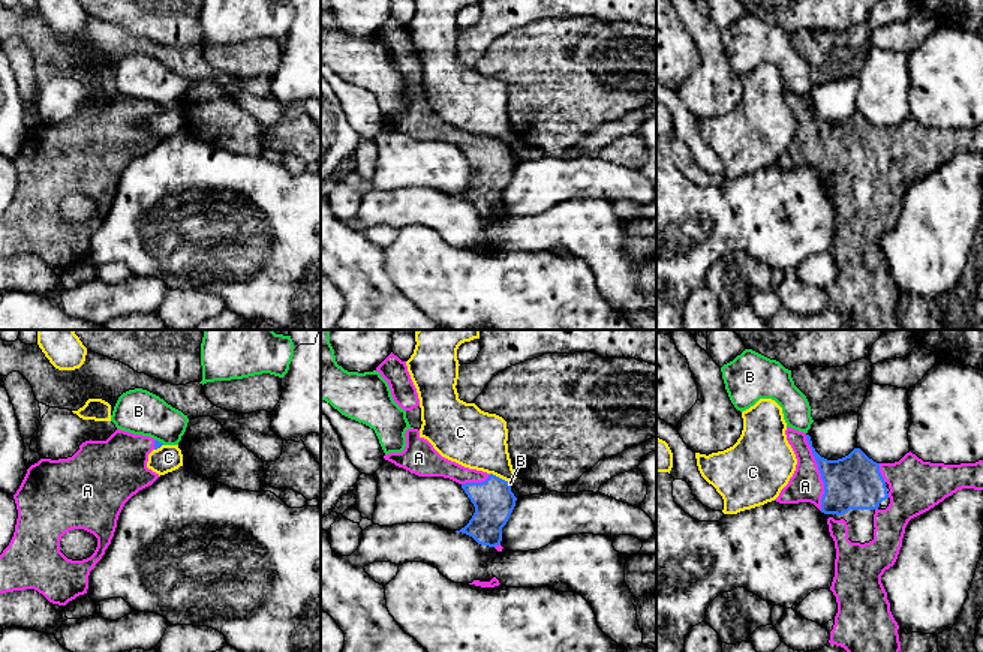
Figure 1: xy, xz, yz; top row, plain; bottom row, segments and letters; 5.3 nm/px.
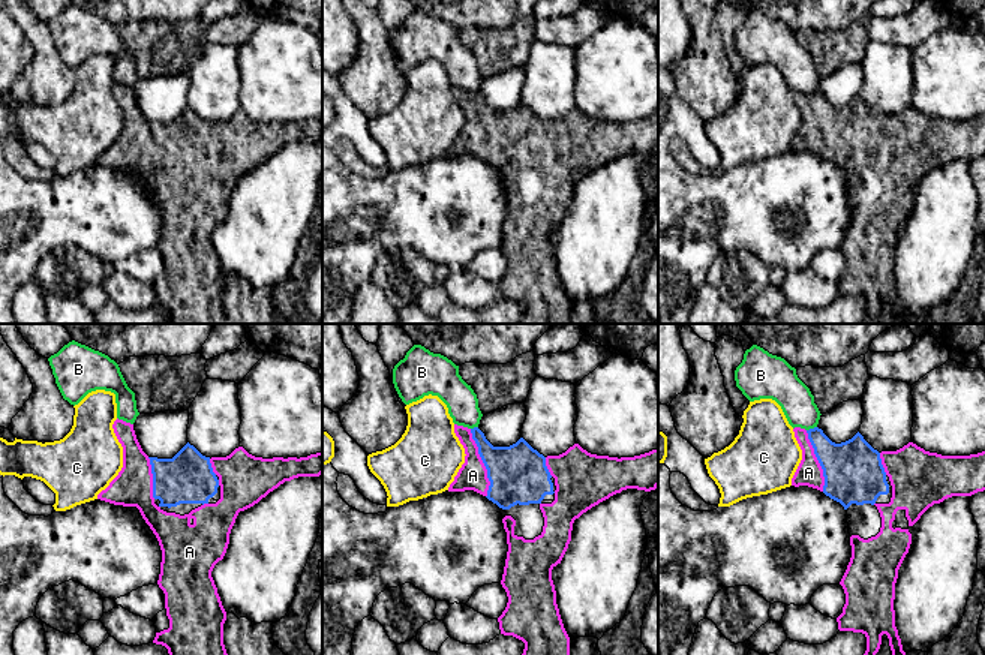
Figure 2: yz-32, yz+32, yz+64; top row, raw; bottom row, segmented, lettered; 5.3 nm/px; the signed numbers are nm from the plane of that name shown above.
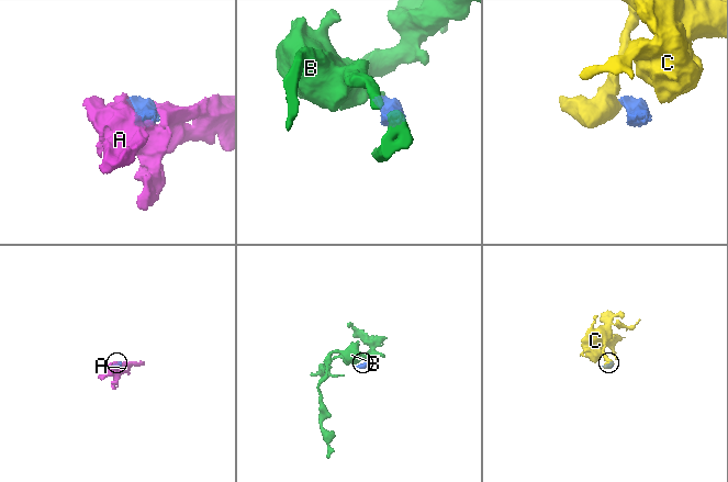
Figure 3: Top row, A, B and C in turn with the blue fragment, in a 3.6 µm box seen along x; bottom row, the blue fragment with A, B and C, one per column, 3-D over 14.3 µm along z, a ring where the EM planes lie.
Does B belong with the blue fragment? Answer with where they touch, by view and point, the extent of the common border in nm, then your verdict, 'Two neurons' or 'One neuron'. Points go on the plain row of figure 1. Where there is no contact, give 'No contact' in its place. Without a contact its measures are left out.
Touches blue at xy (161, 107). Shared border 50 nm. Two neurons

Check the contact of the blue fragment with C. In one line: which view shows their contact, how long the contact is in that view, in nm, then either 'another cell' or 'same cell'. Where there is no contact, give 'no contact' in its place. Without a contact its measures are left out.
xz | 110 nm | another cell

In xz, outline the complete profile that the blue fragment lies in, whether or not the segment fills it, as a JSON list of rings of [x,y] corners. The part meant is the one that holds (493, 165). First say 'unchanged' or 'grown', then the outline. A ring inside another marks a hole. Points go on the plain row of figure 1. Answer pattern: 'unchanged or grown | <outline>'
grown | [[[408,93],[405,100],[405,114],[385,118],[384,123],[418,141],[444,141],[459,147],[474,168],[475,177],[469,187],[456,196],[502,216],[502,192],[517,165],[508,145],[442,121],[427,103],[420,100],[418,93]]]

